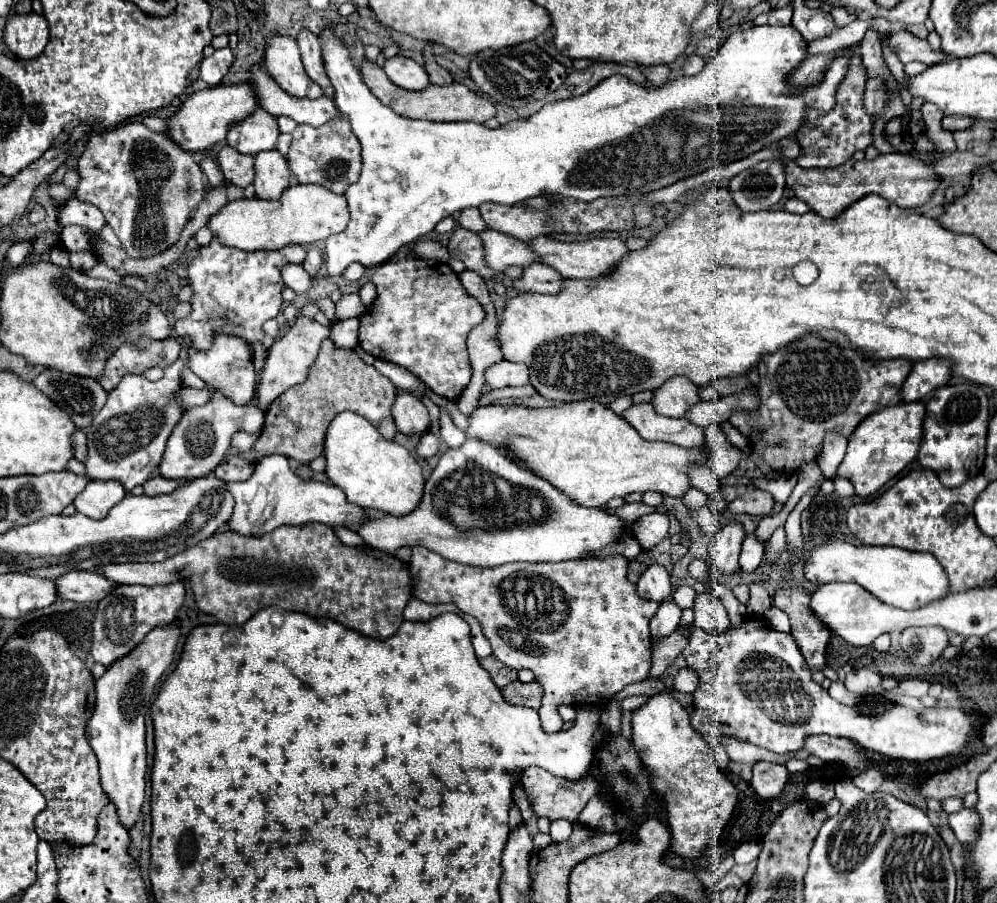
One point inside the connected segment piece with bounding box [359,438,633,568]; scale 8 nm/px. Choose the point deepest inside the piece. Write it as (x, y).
(466, 515)

